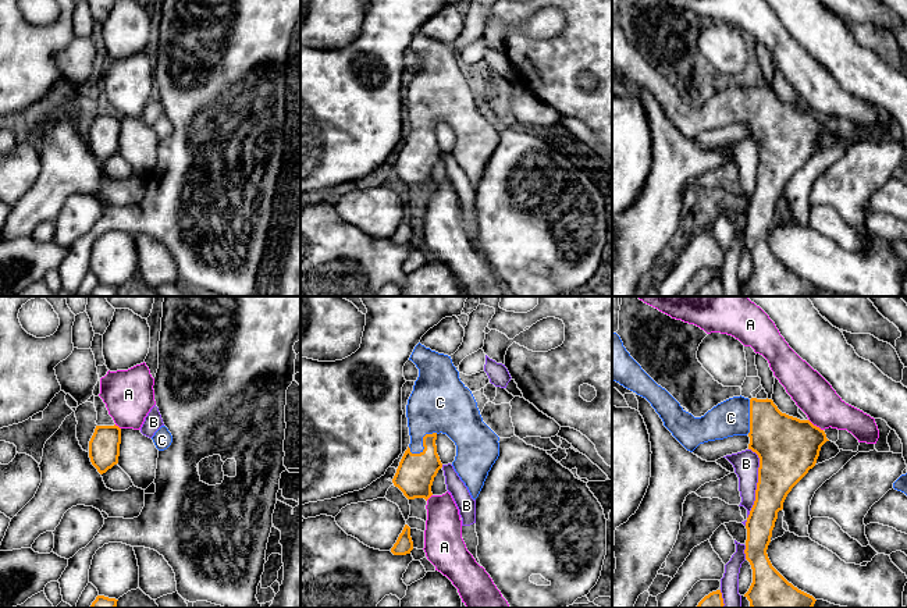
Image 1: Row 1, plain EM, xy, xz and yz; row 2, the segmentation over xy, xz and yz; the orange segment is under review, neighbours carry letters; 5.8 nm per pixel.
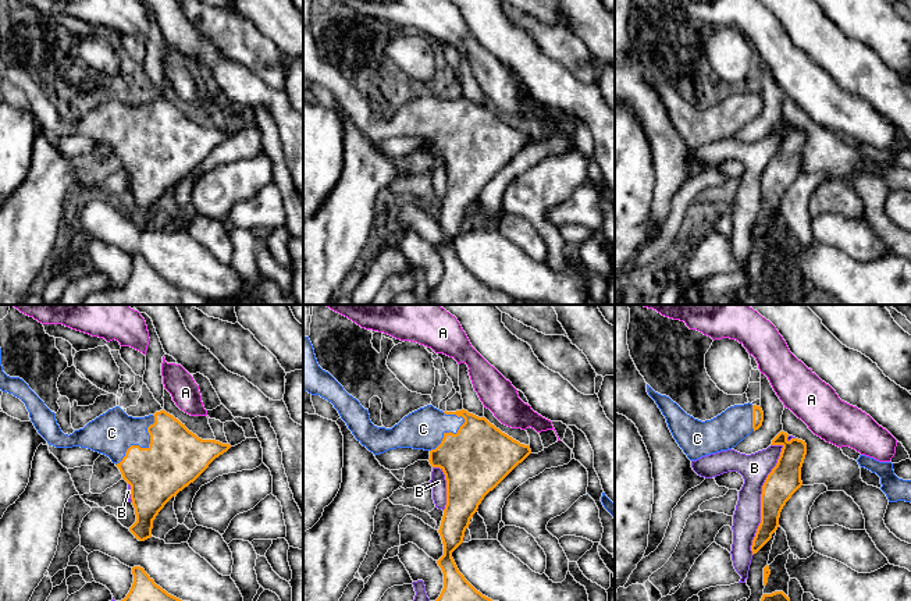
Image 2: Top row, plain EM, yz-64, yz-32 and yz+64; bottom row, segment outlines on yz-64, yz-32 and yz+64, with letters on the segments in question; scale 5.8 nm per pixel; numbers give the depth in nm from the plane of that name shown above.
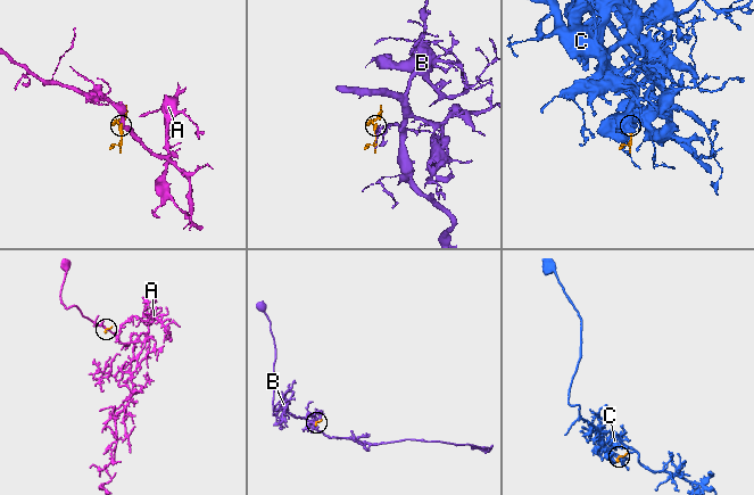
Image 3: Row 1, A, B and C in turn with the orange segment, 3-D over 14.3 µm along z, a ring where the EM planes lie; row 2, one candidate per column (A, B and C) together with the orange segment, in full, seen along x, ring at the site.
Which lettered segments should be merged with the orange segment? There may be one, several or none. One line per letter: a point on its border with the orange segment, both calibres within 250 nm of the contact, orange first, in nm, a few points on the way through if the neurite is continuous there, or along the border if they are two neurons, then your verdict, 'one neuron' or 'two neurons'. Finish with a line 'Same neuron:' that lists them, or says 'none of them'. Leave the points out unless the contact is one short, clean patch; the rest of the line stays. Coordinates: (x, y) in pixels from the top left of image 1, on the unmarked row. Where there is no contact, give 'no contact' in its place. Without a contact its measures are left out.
A: meets orange in yz at (815, 114); 360 nm thick on the orange side, 220 nm on the other; border along yz (808, 107), (822, 118); two neurons
B: meets orange in yz at (757, 171); 320 nm thick on the orange side, 150 nm on the other; two neurons
C: meets orange in xz at (423, 131); 220 nm thick on the orange side, 340 nm on the other; one neuron
Same neuron: C

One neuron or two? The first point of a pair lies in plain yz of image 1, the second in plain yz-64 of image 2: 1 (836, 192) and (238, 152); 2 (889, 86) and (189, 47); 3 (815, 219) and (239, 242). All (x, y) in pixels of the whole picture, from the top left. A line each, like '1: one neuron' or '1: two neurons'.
1: two neurons
2: one neuron
3: two neurons

